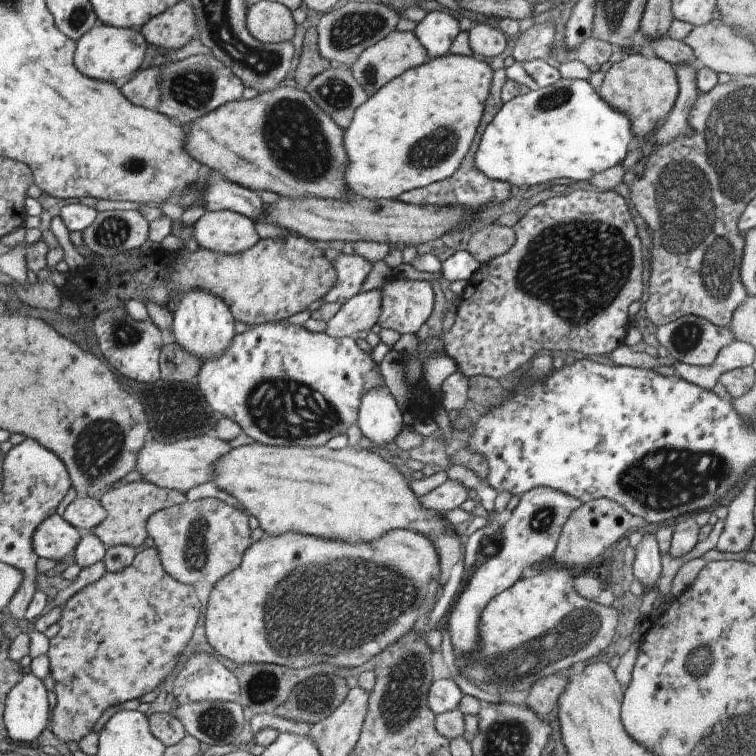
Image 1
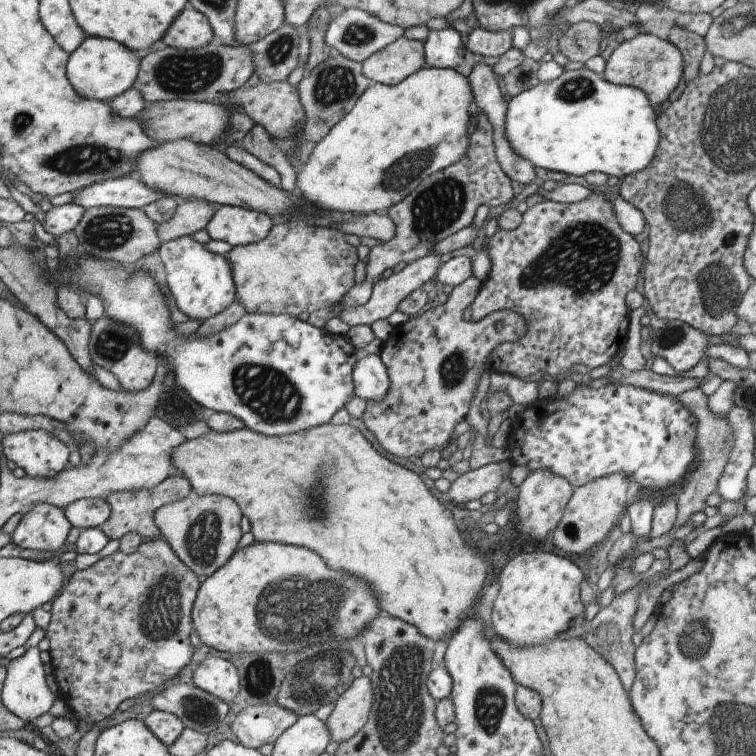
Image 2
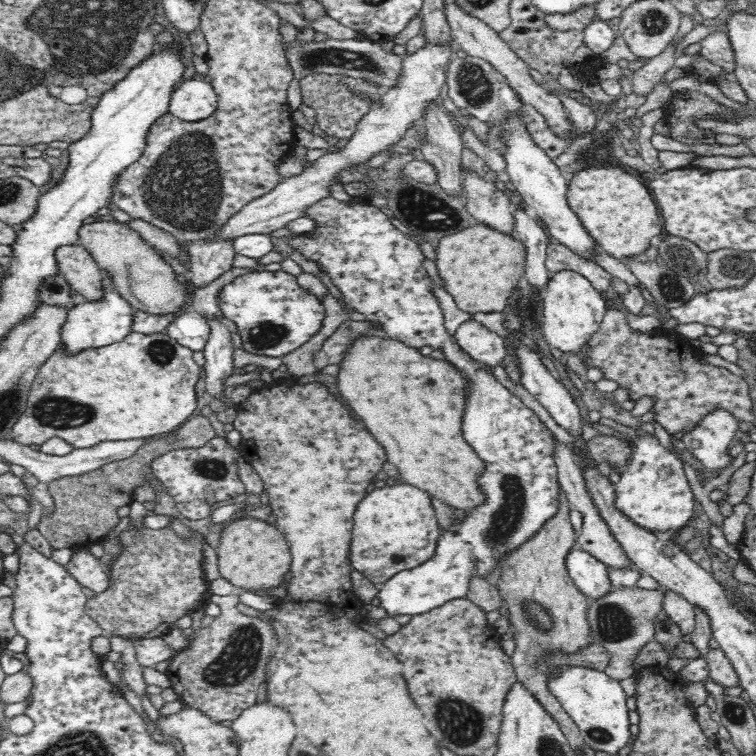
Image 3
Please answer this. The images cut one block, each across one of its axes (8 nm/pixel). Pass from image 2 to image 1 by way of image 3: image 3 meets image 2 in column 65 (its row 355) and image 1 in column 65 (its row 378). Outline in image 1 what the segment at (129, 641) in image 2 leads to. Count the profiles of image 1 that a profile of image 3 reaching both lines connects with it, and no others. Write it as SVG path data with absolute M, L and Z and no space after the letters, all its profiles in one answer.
M155 547L142 549L130 566L119 572L106 572L100 580L76 592L64 604L60 632L49 640L48 658L54 679L56 706L49 729L63 743L80 742L88 736L102 714L110 707L140 698L166 682L179 663L180 655L193 638L202 602L195 586L174 580L166 573Z

